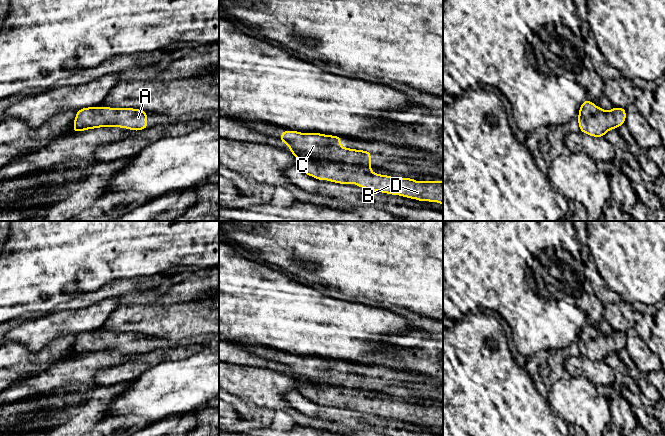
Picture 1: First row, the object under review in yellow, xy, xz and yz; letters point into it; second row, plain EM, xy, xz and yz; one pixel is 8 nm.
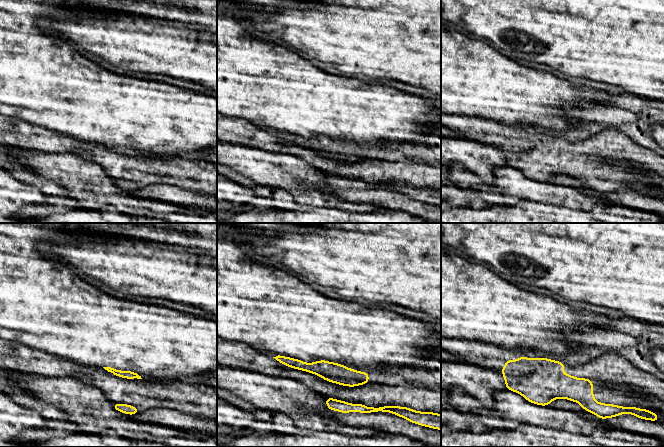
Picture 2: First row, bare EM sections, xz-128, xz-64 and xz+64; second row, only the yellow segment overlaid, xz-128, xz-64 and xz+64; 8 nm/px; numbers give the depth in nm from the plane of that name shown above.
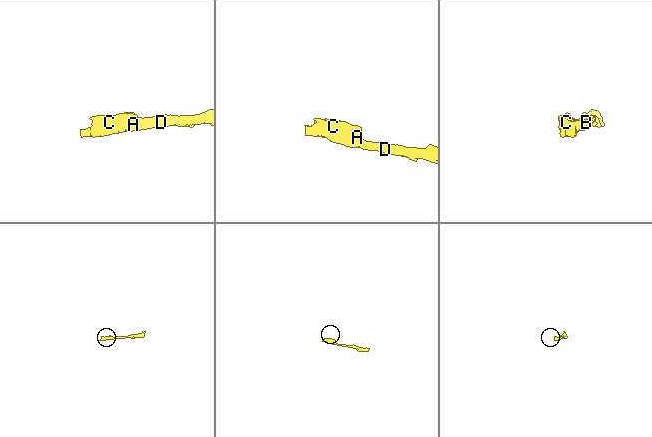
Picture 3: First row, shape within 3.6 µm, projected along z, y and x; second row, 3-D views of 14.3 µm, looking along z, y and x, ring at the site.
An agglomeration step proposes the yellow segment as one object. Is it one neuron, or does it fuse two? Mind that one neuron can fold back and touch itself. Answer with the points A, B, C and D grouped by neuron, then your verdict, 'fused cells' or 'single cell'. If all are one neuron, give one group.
groups A B C D; single cell

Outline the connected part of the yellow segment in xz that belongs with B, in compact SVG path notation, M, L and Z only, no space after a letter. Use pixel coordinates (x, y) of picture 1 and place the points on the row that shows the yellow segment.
M283 131L280 141L290 147L305 174L318 180L350 184L419 201L443 205L443 181L418 182L412 178L394 178L371 171L371 152L343 148L341 136L321 133Z

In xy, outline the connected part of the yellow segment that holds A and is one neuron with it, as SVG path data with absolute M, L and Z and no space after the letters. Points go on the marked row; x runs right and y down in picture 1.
M87 107L76 111L73 131L120 127L134 131L148 128L147 111L133 108Z

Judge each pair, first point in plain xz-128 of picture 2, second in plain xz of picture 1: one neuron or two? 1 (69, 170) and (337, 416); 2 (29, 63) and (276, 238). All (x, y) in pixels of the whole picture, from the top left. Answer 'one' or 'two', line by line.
1: two
2: two

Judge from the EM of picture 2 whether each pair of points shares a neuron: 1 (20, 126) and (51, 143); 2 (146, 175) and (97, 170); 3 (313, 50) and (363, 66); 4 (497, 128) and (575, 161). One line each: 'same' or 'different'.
1: same
2: different
3: same
4: same

